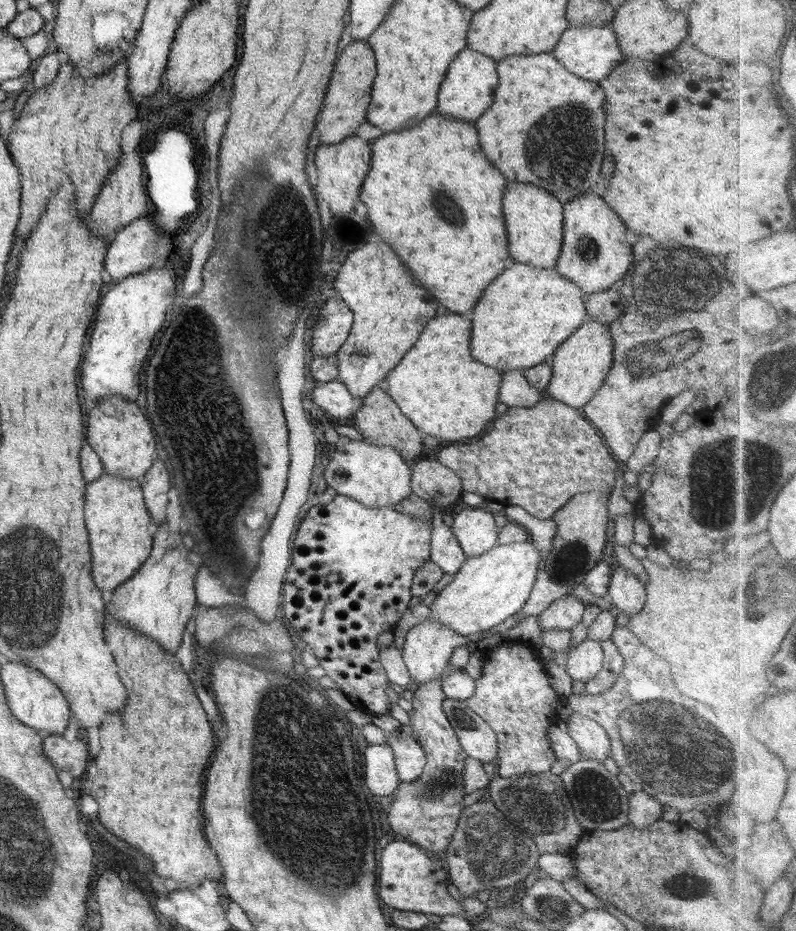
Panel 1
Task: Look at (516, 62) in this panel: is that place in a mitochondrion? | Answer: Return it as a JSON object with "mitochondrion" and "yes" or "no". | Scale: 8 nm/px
{"mitochondrion":"no"}

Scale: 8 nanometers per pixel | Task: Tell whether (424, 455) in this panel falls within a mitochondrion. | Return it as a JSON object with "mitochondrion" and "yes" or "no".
{"mitochondrion":"no"}

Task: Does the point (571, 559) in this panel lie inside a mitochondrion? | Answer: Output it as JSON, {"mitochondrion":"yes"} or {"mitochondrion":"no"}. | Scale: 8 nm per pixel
{"mitochondrion":"yes"}

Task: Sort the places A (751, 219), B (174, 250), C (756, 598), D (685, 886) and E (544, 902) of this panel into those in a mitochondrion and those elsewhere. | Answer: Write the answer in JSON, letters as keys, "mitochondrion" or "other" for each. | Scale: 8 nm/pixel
{"A":"other","B":"other","C":"mitochondrion","D":"mitochondrion","E":"mitochondrion"}

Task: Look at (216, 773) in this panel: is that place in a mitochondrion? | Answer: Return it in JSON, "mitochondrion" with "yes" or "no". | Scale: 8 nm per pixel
{"mitochondrion":"no"}

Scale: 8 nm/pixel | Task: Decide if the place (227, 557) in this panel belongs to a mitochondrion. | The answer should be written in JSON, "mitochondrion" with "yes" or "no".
{"mitochondrion":"yes"}

